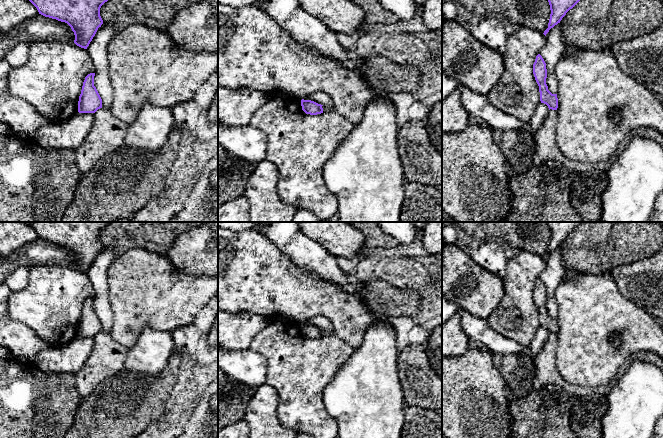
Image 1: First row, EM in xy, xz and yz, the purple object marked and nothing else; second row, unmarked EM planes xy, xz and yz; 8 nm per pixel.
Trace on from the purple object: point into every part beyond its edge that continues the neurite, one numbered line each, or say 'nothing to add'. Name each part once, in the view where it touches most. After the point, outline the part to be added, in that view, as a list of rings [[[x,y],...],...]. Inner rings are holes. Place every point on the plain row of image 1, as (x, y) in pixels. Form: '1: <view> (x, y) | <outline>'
nothing to add

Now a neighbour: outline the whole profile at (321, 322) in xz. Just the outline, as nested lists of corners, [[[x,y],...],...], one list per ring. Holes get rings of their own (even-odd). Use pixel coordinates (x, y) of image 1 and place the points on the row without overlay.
[[[323,316],[315,317],[312,320],[304,322],[304,324],[311,324],[321,329],[327,329],[329,331],[333,331],[332,323],[329,319]]]

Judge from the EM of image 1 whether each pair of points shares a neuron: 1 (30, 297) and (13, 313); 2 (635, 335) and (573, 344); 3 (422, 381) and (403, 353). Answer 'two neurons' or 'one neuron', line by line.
1: one neuron
2: one neuron
3: one neuron

